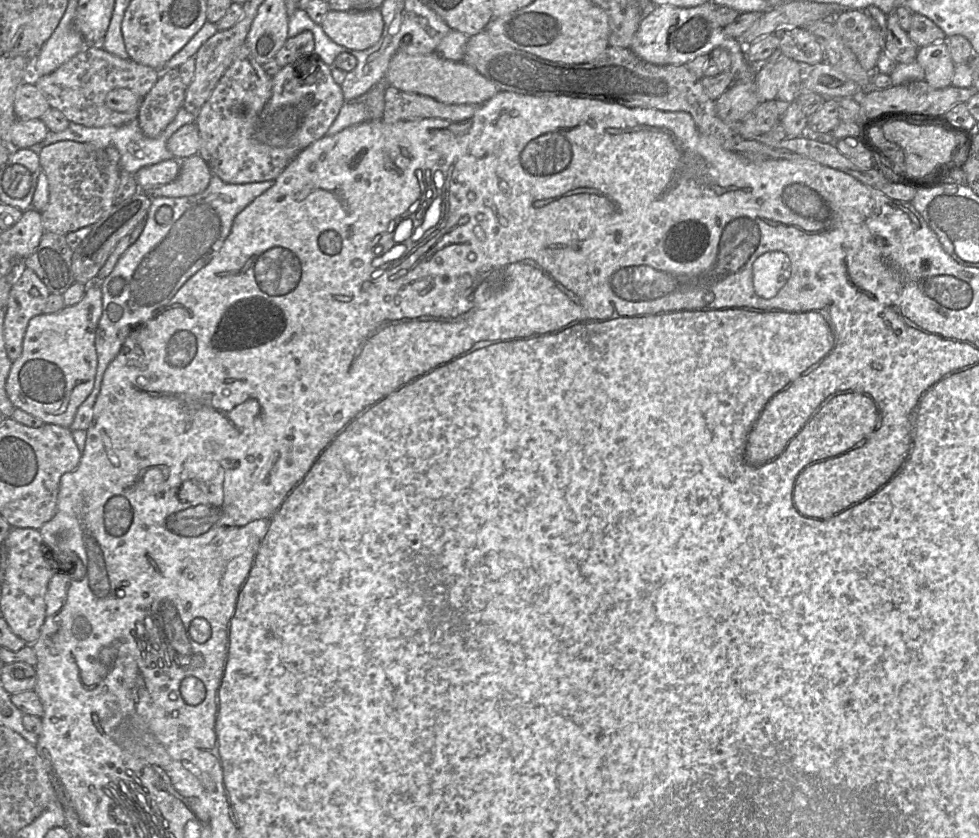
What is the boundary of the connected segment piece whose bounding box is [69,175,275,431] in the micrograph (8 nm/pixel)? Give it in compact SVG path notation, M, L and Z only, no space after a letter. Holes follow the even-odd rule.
M212 175L208 187L201 193L187 197L156 197L152 199L151 207L145 218L144 229L127 251L120 257L113 271L99 282L103 310L96 329L95 347L98 357L97 373L93 390L79 406L73 423L69 427L74 430L87 430L93 417L93 407L101 389L105 370L111 361L118 355L129 333L147 322L157 311L166 305L179 289L199 270L210 262L220 251L228 237L235 217L244 210L255 198L265 193L274 185L275 180L251 182L245 184L228 184L218 176ZM122 277L125 281L124 289L118 296L110 293L109 286L112 280Z

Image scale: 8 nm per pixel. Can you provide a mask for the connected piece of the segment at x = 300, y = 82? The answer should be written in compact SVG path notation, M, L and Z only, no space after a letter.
M314 53L304 55L294 63L281 67L277 74L272 77L272 93L257 118L254 137L272 147L289 147L303 150L326 135L344 103L345 99L341 86L334 81L331 75L331 67Z

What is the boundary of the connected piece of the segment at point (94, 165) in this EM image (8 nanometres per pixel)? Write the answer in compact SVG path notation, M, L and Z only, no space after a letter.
M65 140L38 148L38 153L49 187L49 202L41 213L44 231L67 235L92 226L114 205L121 168L110 160L105 149Z

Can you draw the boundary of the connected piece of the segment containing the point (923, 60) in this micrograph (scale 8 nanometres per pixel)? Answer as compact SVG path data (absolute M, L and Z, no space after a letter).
M945 39L918 48L916 61L925 72L924 80L934 89L952 85L955 64L951 59Z

